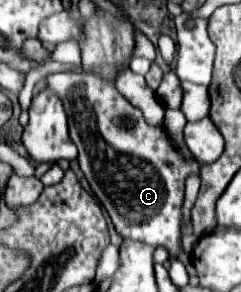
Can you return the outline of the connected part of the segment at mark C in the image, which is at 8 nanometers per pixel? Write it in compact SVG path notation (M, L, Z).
M52 73L46 77L46 85L62 97L64 111L68 115L70 139L78 147L78 163L88 179L94 195L108 211L116 233L122 239L134 239L148 243L152 247L166 247L170 257L176 257L184 265L190 263L190 257L182 251L180 231L182 231L182 201L184 201L184 181L190 173L200 171L200 163L196 159L182 157L180 151L172 145L168 133L160 125L150 125L142 111L130 101L126 101L118 89L94 73Z

